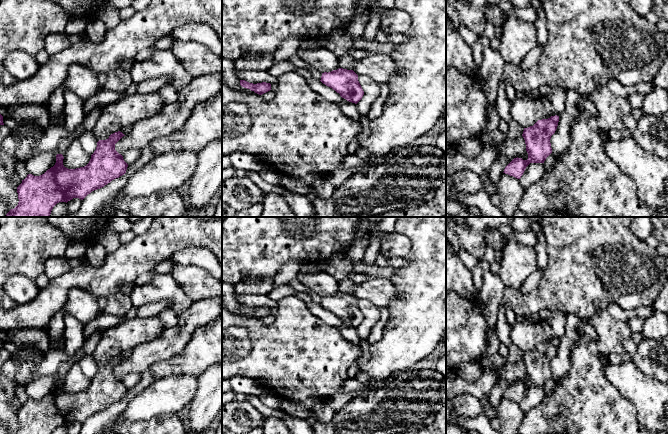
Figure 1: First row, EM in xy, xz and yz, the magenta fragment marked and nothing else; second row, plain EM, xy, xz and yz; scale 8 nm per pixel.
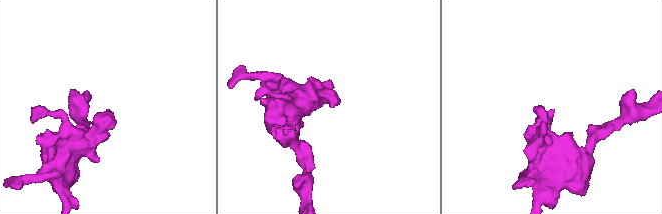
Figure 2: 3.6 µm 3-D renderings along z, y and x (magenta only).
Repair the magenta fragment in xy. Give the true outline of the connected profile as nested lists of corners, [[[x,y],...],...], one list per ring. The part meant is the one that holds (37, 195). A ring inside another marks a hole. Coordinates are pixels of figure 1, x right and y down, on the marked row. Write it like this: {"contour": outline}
{"contour": [[[118,131],[106,140],[99,140],[89,163],[80,168],[68,169],[63,165],[63,155],[56,155],[56,163],[40,176],[28,174],[17,187],[18,205],[5,217],[50,217],[53,207],[59,202],[68,202],[73,198],[83,200],[92,191],[100,189],[126,173],[128,164],[115,150],[115,144],[125,136]]]}

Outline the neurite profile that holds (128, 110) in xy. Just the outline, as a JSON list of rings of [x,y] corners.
[[[157,92],[126,95],[105,106],[92,131],[97,140],[106,140],[126,126],[156,115],[165,106]]]

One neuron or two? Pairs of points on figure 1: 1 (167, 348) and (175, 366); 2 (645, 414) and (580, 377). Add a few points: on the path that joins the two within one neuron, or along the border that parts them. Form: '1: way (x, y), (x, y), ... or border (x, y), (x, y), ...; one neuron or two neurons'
1: border (187, 341), (178, 353), (149, 367); two neurons
2: border (619, 391), (633, 405), (636, 419), (640, 423); two neurons

